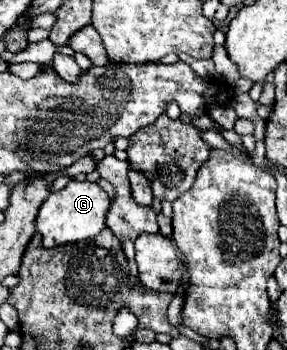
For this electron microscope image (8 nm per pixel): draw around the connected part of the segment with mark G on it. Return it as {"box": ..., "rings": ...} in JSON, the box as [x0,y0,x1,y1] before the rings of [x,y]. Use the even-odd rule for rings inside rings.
{"box":[36,180,110,248],"rings":[[[70,180],[62,190],[50,194],[40,206],[36,218],[36,232],[42,234],[42,244],[54,248],[60,244],[72,244],[86,238],[94,238],[106,226],[106,210],[110,206],[108,194],[94,182]]]}

